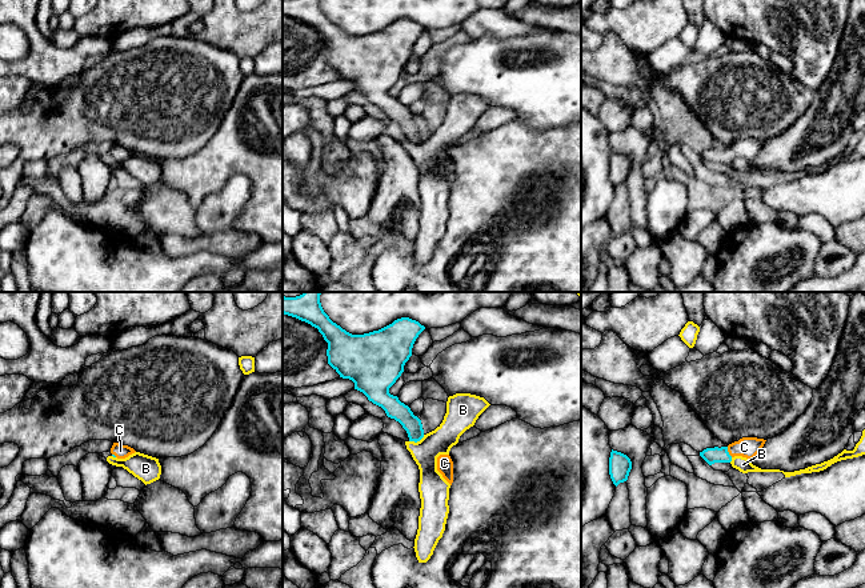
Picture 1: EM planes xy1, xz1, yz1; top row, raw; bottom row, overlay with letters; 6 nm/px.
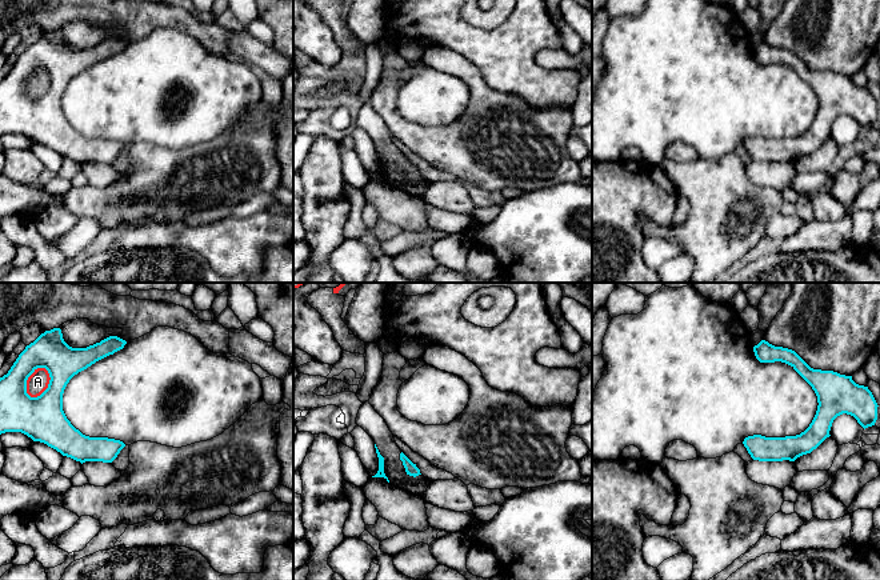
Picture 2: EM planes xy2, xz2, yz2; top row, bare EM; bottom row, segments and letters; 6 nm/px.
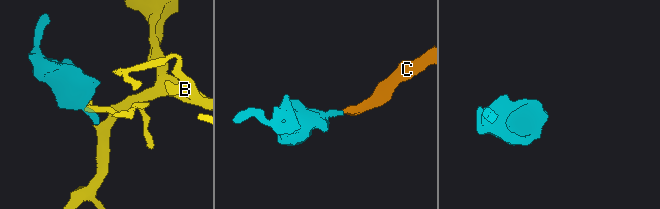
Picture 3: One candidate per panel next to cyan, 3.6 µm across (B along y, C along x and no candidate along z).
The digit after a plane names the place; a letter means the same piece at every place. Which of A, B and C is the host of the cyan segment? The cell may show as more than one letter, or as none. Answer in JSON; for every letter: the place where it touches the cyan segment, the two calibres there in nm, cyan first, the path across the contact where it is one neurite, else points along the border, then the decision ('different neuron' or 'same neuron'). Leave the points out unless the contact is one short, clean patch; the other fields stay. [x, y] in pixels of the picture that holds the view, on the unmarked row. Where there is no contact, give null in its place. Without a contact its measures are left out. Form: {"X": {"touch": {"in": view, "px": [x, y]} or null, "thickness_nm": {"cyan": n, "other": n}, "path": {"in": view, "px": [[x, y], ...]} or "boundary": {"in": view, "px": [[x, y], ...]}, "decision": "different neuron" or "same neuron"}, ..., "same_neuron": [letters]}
{"A": {"touch": {"in": "xy2", "px": [27, 80]}, "thickness_nm": {"cyan": 260, "other": 120}, "decision": "different neuron"}, "B": {"touch": {"in": "xz1", "px": [416, 143]}, "thickness_nm": {"cyan": 120, "other": 160}, "boundary": {"in": "xz1", "px": [[424, 136], [416, 143], [409, 143]]}, "decision": "different neuron"}, "C": {"touch": {"in": "yz1", "px": [728, 154]}, "thickness_nm": {"cyan": 100, "other": 130}, "path": {"in": "yz1", "px": [[711, 156], [728, 154], [747, 148]]}, "decision": "same neuron"}, "same_neuron": ["C"]}

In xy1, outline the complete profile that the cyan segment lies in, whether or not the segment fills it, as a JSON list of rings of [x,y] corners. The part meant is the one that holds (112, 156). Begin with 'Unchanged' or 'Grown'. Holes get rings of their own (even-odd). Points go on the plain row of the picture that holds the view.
Grown. [[[113,144],[113,147],[111,149],[112,157],[117,159],[117,160],[125,160],[135,153],[136,152],[133,149],[131,149],[128,147],[119,145],[119,144]]]

